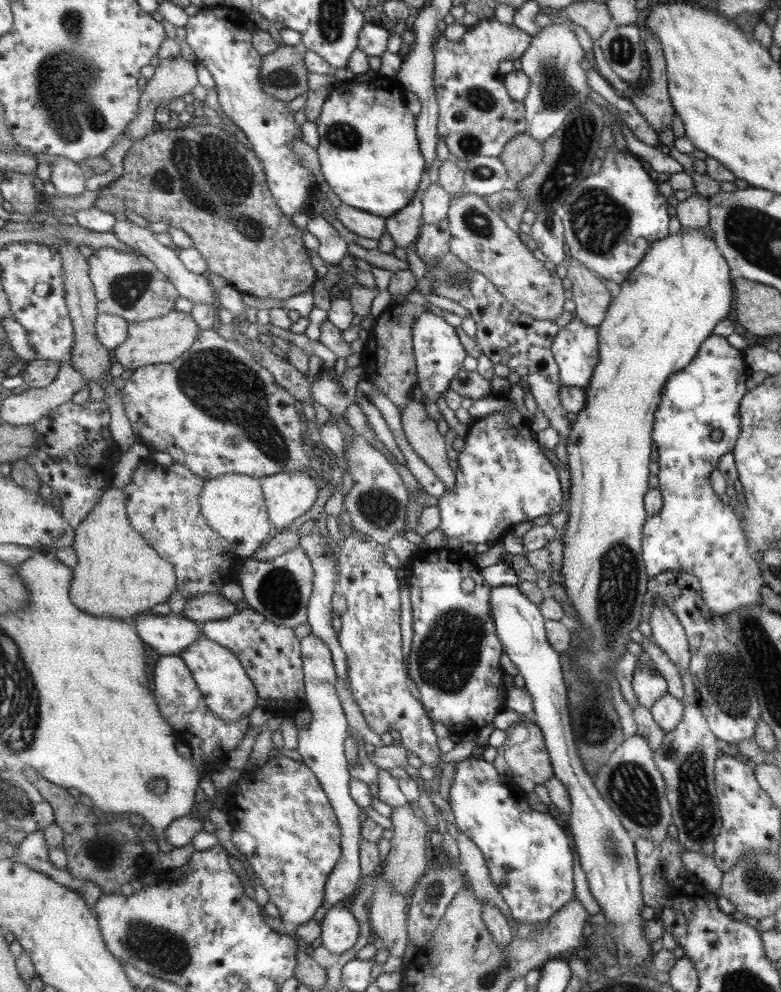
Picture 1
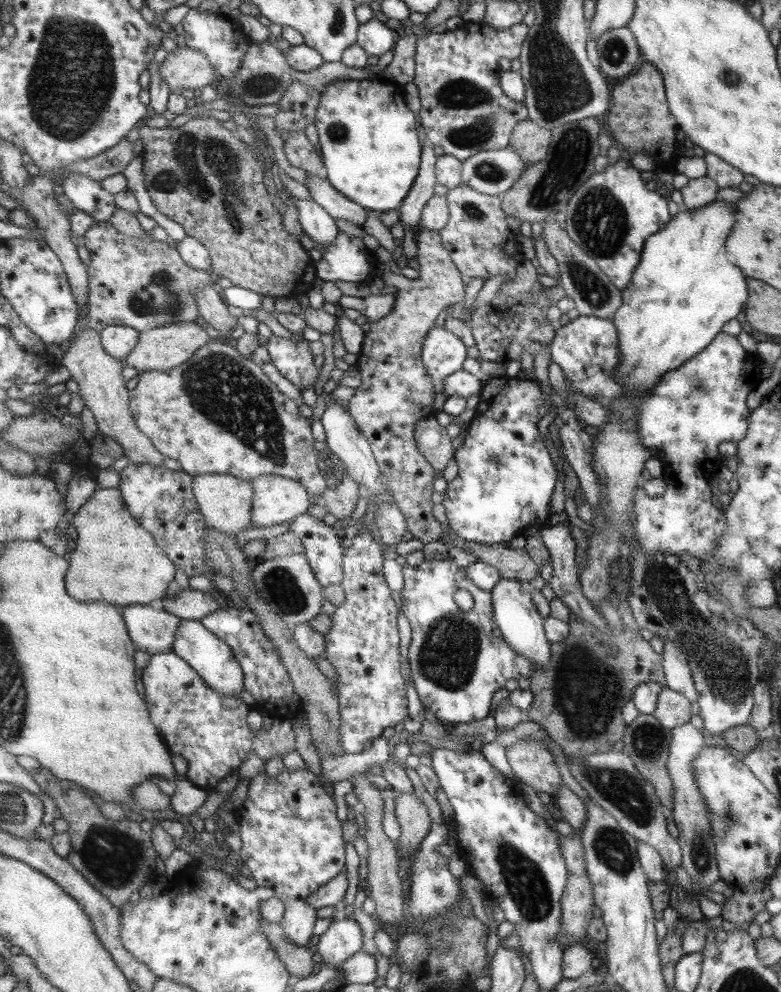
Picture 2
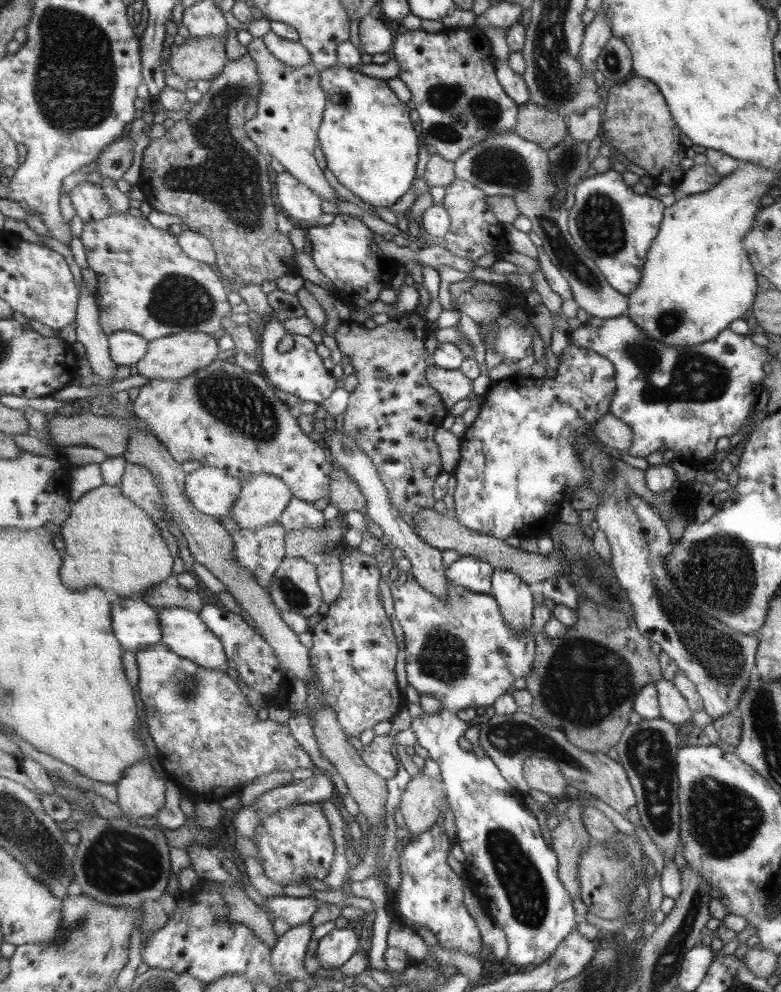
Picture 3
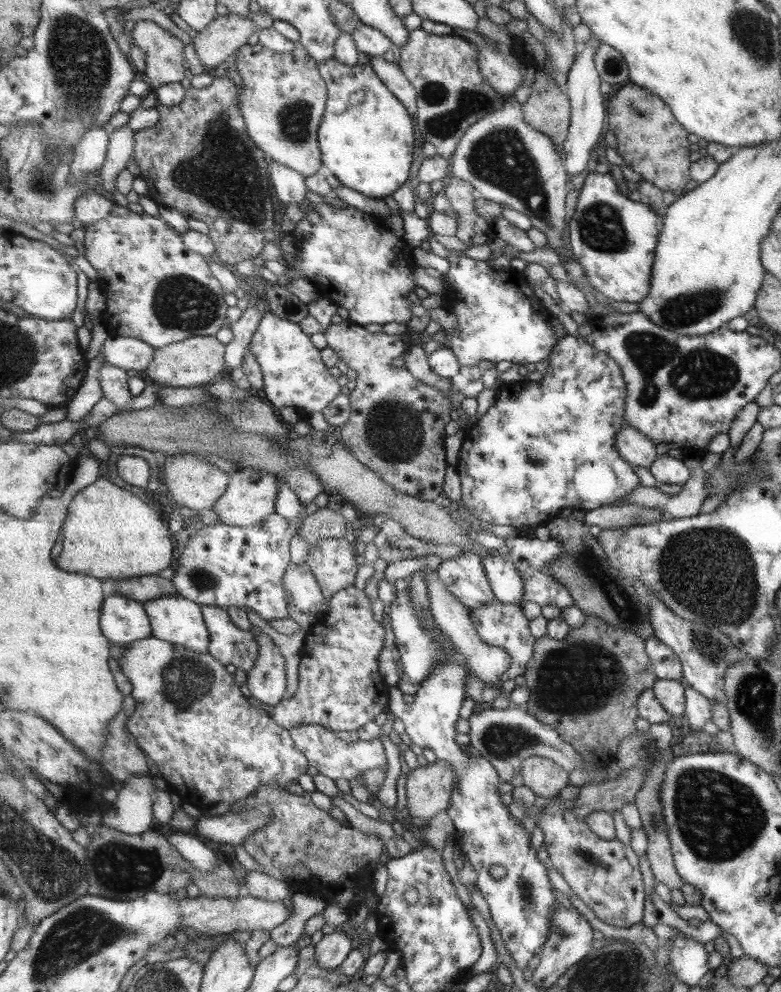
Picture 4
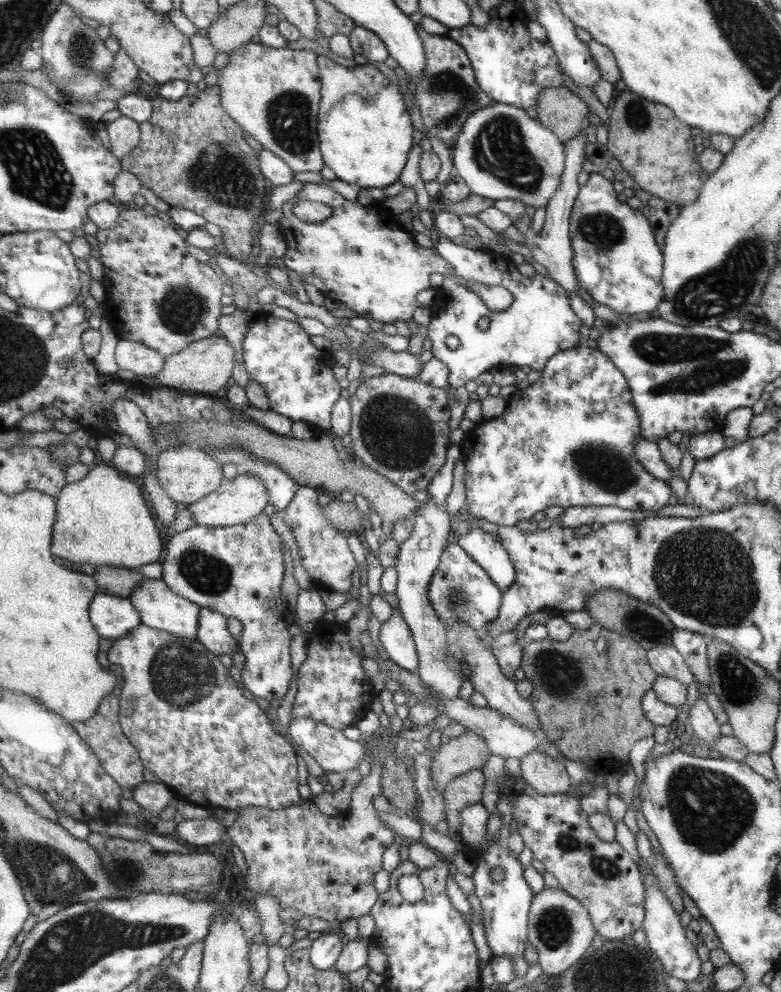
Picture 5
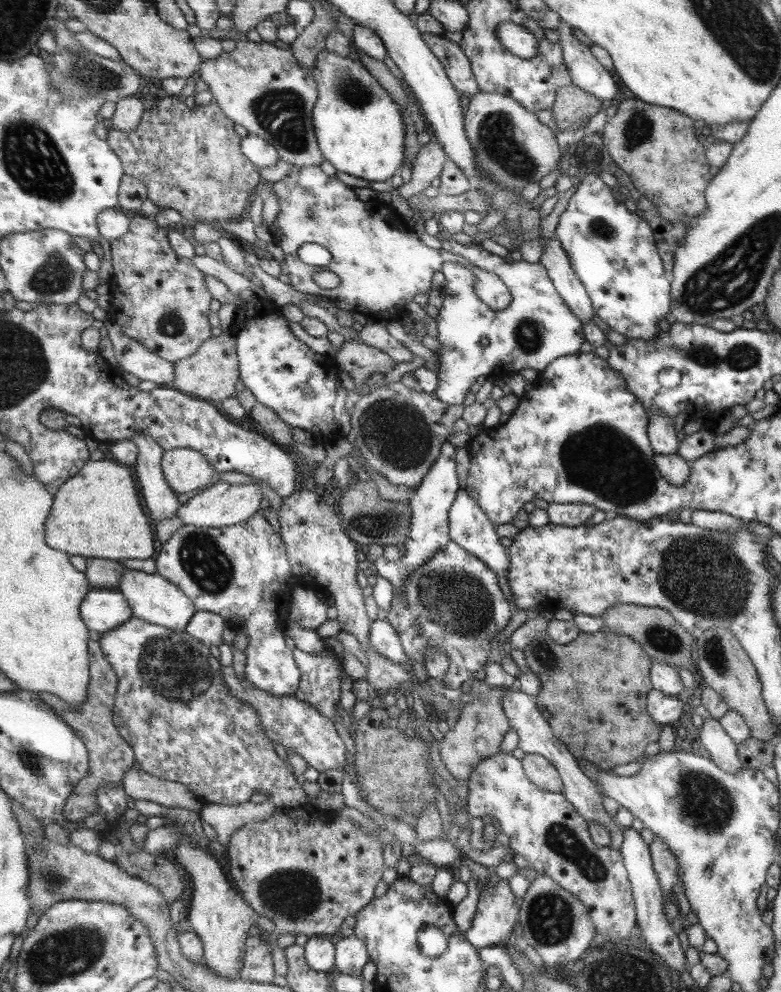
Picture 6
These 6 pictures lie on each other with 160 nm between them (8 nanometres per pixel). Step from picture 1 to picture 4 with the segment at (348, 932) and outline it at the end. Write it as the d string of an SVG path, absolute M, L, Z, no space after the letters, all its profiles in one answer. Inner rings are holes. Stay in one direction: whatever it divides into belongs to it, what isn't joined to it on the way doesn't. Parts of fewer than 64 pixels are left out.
M340 928L331 934L325 934L314 945L314 958L319 968L335 970L349 956L351 940L347 938L345 930Z

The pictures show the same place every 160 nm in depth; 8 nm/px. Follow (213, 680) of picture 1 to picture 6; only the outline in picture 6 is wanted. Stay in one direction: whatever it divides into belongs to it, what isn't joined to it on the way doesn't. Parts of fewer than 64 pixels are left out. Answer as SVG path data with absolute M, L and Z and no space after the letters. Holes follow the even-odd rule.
M127 569L121 579L119 590L129 601L135 617L173 630L185 631L193 615L198 611L193 600L179 586L157 572L147 573L141 570Z

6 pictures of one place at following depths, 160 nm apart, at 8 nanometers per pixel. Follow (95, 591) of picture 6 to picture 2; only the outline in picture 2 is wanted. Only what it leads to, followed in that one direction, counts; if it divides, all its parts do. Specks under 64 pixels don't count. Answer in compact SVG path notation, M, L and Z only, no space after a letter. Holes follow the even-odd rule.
M134 604L121 609L137 650L151 655L173 652L180 617L155 604Z

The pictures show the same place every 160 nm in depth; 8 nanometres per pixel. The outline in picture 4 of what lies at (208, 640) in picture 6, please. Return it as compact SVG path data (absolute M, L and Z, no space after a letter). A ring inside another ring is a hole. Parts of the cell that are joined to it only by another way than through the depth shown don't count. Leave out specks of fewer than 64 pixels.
M201 605L201 608L212 639L208 652L224 665L233 664L248 673L260 651L255 635L237 628L226 610L207 605Z

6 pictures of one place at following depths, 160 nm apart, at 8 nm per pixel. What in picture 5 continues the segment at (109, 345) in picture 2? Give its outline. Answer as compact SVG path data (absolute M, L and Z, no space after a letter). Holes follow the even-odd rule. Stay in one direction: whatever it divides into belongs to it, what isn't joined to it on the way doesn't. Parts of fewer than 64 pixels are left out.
M119 341L116 348L116 361L121 370L130 370L135 375L155 379L166 365L166 358L149 345L137 341Z

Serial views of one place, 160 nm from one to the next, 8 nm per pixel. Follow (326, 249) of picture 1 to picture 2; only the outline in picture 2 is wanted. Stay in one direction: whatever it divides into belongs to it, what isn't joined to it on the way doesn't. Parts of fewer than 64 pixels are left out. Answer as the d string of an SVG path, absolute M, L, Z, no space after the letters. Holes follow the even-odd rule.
M295 200L297 222L302 232L317 246L330 245L335 238L335 219L325 213L313 200Z

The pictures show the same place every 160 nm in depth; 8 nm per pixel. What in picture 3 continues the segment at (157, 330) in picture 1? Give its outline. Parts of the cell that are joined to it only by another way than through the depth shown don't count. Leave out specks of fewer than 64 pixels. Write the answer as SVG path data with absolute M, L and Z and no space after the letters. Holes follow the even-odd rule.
M179 332L159 340L152 340L147 356L135 365L135 371L149 380L162 378L163 380L178 381L193 374L198 370L207 368L218 357L224 356L219 348L219 342L213 335L205 332Z

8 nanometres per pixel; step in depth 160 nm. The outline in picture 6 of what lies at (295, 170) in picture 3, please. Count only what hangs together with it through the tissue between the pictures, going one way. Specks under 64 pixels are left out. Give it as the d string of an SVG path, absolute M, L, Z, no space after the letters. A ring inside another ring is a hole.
M242 37L232 52L225 52L215 60L204 60L199 69L200 78L209 85L213 101L225 116L249 133L264 138L281 160L300 167L317 166L322 162L312 124L316 81L312 70L303 68L289 49Z

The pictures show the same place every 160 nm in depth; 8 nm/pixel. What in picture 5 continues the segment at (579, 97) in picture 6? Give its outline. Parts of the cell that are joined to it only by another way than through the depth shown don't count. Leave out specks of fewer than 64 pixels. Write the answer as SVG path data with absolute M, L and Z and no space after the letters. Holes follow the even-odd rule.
M565 86L542 88L535 107L541 126L566 141L585 127L589 115L587 104Z

